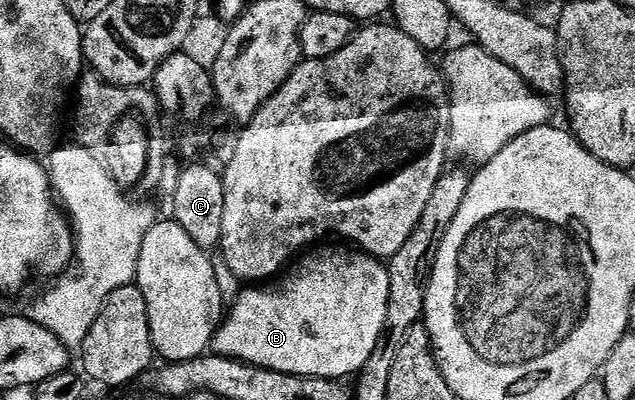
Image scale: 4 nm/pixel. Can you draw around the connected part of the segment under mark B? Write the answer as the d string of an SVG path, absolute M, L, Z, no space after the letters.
M342 244L334 245L338 246L323 245L321 248L314 248L309 252L303 253L297 265L295 265L285 276L279 277L273 284L254 284L249 288L243 289L246 291L235 300L234 307L232 307L231 310L229 307L224 321L219 325L218 330L214 334L214 341L212 343L213 353L223 354L225 358L235 358L236 360L247 362L253 366L268 368L269 370L275 370L276 372L284 372L285 374L291 374L292 376L312 376L313 378L337 378L339 380L346 380L349 379L349 374L350 377L357 375L358 371L364 368L368 356L372 356L372 352L376 348L376 344L382 335L384 320L386 319L386 313L388 312L390 271L372 254L367 254L357 248L347 248Z

